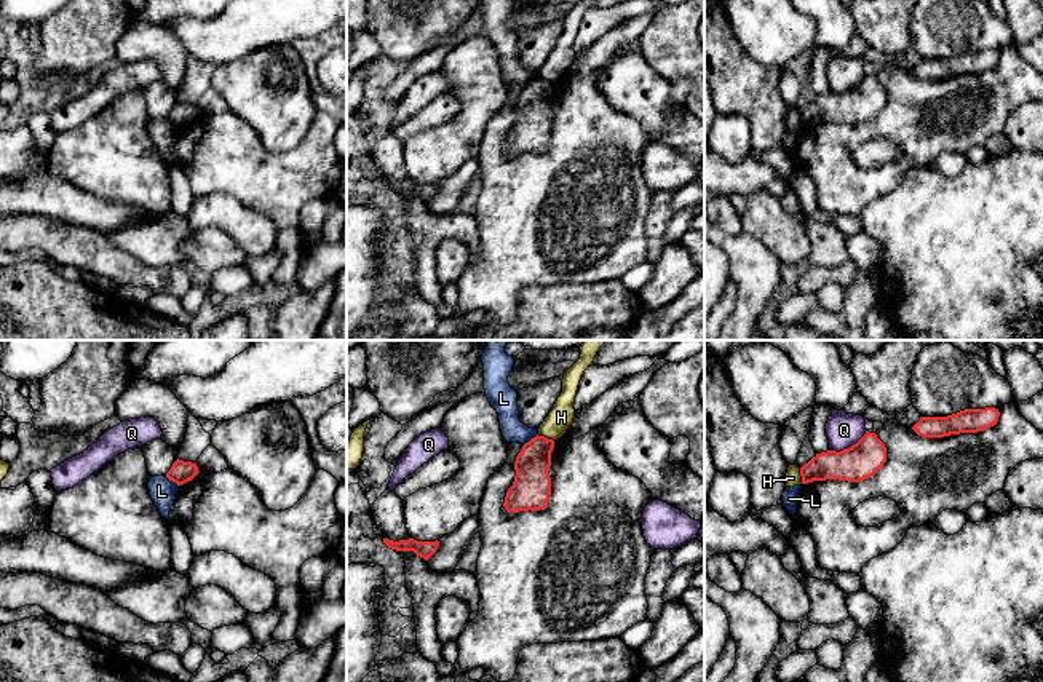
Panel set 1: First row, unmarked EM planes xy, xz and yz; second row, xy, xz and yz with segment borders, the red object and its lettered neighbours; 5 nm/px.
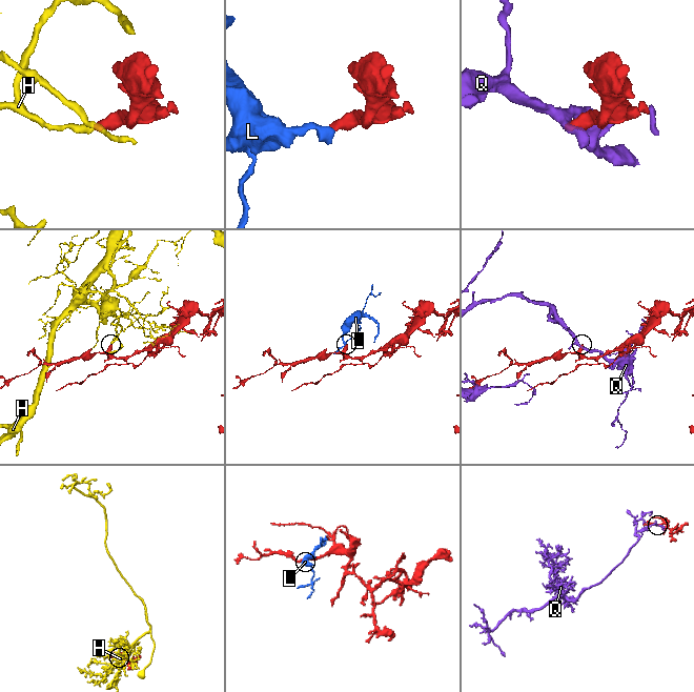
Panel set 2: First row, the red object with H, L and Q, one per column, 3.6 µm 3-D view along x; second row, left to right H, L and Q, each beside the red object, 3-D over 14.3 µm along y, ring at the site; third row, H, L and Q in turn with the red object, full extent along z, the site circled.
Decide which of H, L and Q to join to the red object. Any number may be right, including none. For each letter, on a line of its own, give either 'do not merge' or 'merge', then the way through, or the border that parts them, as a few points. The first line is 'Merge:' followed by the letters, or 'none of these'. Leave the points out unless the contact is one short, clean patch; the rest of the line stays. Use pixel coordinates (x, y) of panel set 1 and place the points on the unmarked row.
Merge: none of these
H: do not merge
L: do not merge; border along xz (537, 75), (524, 87)
Q: do not merge

